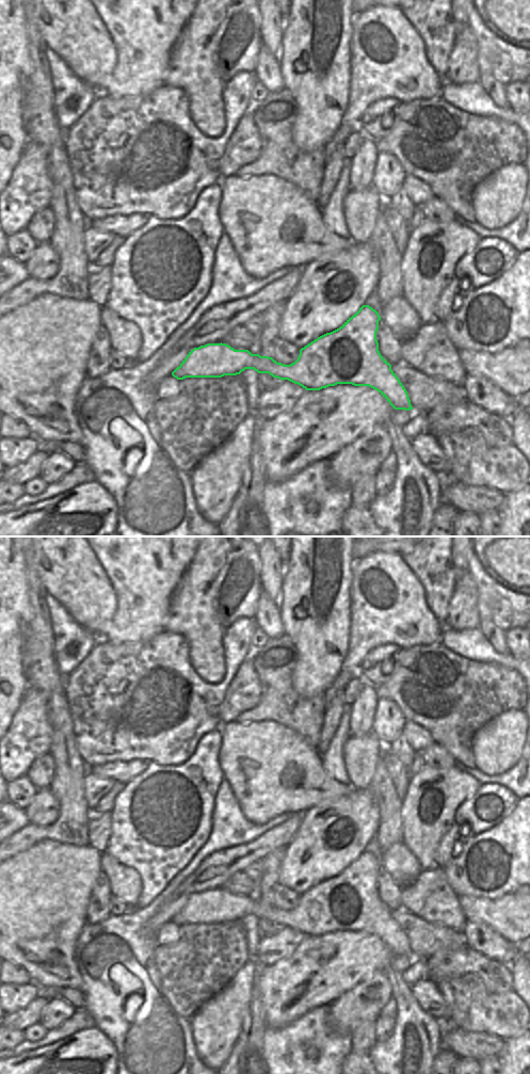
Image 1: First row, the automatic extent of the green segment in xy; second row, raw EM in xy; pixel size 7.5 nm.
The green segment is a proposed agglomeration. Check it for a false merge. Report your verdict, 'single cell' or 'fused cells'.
single cell

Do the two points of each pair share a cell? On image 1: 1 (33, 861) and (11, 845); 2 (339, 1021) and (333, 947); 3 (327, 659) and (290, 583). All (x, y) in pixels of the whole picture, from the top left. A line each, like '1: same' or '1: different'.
1: different
2: different
3: same

